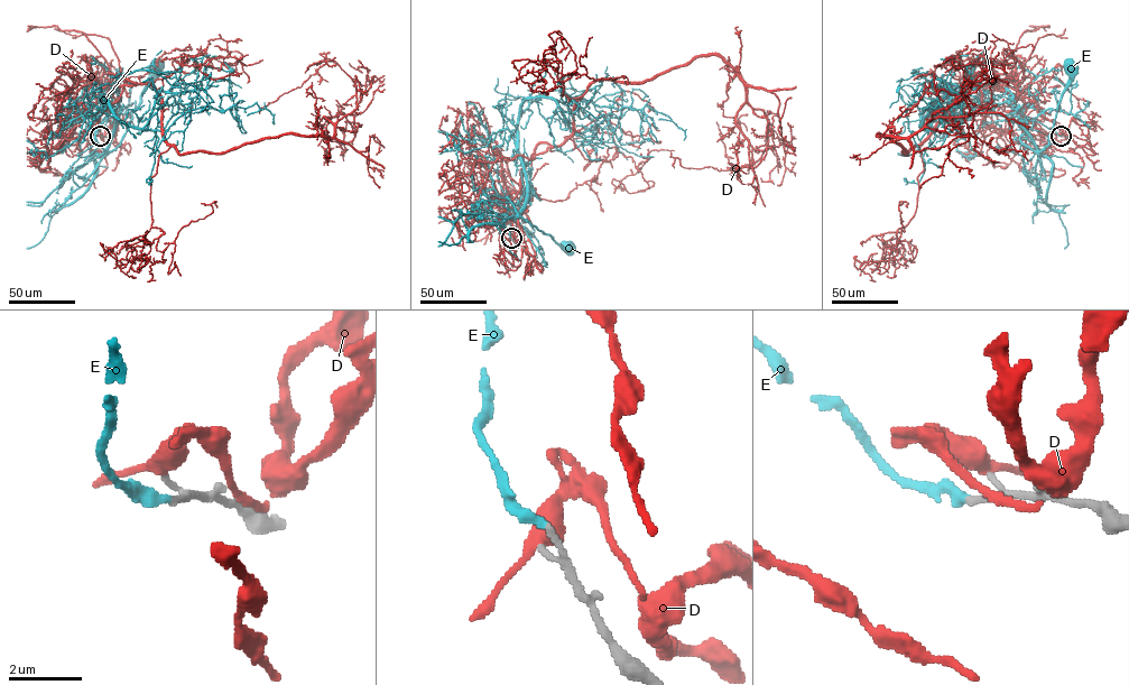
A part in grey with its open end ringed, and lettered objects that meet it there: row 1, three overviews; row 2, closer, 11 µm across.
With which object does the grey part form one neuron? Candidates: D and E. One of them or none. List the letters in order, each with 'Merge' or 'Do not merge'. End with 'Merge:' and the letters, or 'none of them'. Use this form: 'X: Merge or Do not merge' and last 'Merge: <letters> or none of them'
D: Do not merge
E: Merge
Merge: E

